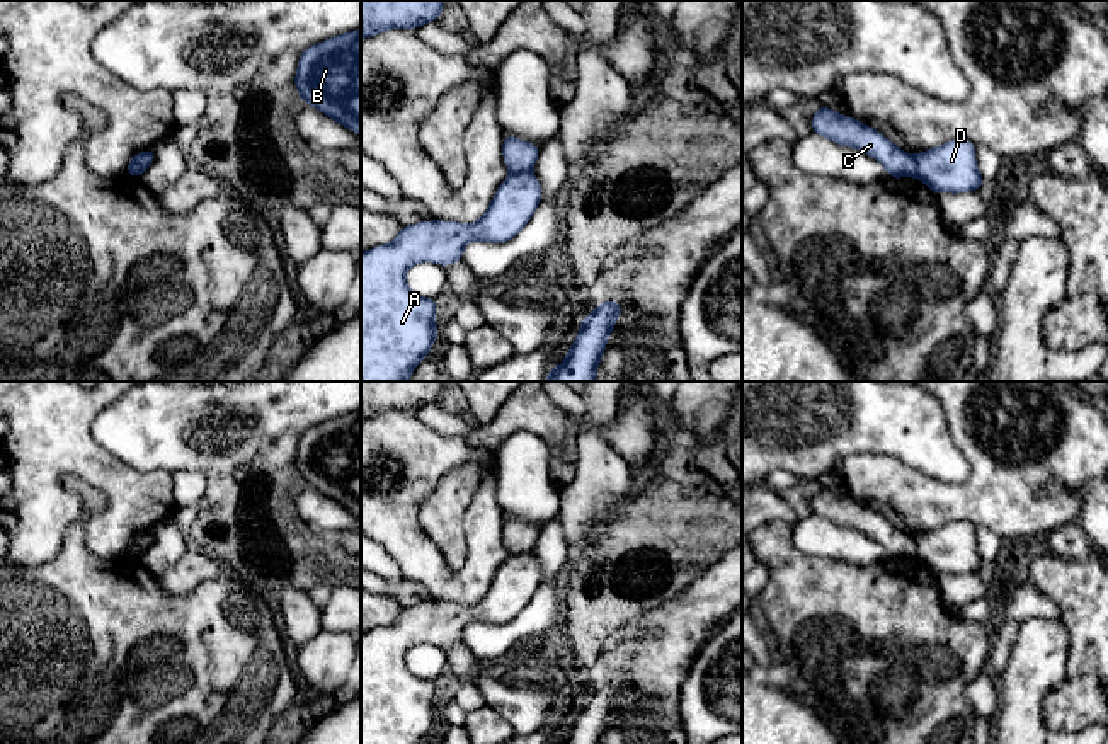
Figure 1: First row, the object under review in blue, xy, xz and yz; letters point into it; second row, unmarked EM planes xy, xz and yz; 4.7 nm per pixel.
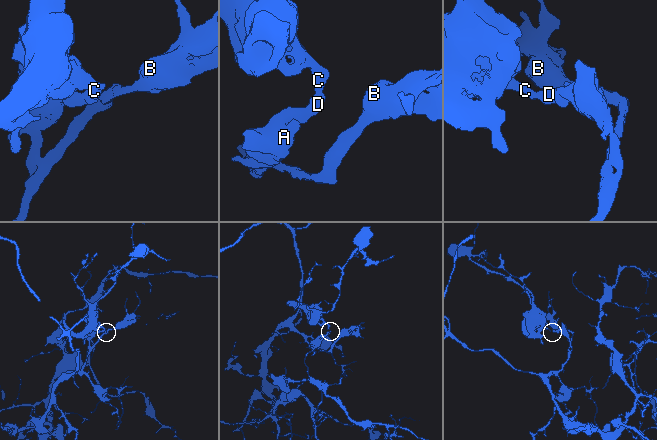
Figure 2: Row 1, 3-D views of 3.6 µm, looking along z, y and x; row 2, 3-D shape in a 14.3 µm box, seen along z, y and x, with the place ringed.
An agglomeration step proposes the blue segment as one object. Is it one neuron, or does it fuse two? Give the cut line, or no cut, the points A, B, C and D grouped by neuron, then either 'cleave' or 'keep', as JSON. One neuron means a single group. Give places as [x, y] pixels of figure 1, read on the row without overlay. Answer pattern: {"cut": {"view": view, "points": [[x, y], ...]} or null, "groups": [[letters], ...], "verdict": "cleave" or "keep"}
{"cut": {"view": "xz", "points": [[530, 550], [511, 555]]}, "groups": [["A", "B", "D"], ["C"]], "verdict": "cleave"}

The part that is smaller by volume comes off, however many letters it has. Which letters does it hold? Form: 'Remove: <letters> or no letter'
Remove: C

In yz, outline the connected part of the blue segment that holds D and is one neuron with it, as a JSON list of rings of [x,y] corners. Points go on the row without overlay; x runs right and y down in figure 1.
[[[951,521],[914,538],[916,558],[936,574],[979,572],[987,565],[977,552],[975,524]]]

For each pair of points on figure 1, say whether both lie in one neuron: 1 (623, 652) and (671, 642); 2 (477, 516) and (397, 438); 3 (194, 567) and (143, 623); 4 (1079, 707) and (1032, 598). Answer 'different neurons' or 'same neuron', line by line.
1: different neurons
2: same neuron
3: different neurons
4: different neurons

